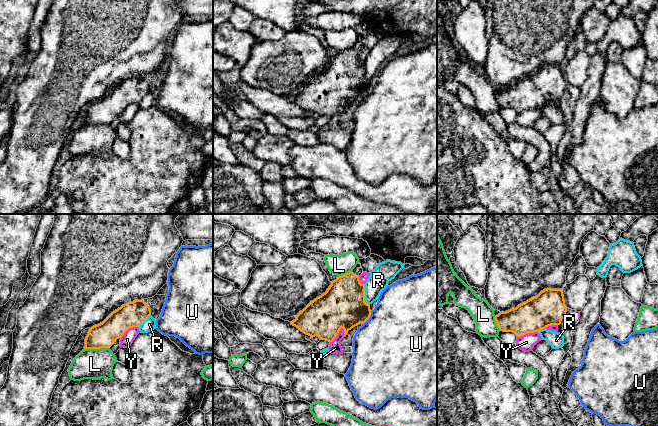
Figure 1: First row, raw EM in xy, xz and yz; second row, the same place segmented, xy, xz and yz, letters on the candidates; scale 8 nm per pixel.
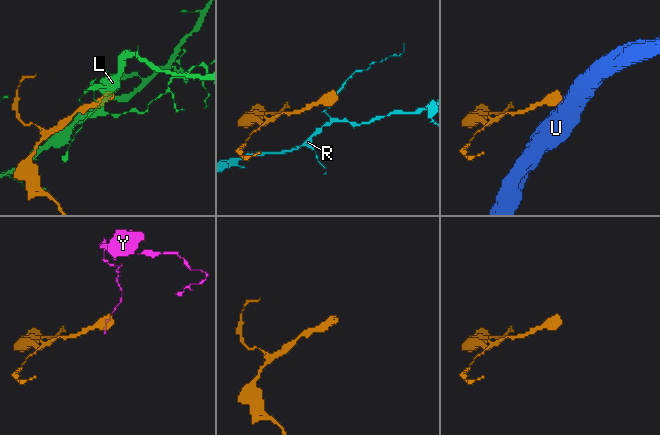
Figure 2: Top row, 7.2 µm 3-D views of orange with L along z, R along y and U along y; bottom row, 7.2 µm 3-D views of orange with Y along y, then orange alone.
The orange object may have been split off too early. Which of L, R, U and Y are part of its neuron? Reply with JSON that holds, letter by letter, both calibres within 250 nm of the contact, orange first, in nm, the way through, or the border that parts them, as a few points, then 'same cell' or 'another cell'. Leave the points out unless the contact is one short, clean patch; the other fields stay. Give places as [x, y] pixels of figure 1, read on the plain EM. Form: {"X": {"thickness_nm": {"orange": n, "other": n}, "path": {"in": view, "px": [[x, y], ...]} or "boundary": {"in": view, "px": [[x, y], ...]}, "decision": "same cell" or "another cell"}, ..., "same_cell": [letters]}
{"L": {"thickness_nm": {"orange": 200, "other": 240}, "decision": "another cell"}, "R": {"thickness_nm": {"orange": 360, "other": 160}, "boundary": {"in": "xz", "px": [[364, 60], [364, 76], [369, 80]]}, "decision": "another cell"}, "U": {"thickness_nm": {"orange": 360, "other": 500}, "boundary": {"in": "xz", "px": [[371, 87], [371, 91], [362, 100]]}, "decision": "another cell"}, "Y": {"thickness_nm": {"orange": 360, "other": 100}, "decision": "another cell"}, "same_cell": []}

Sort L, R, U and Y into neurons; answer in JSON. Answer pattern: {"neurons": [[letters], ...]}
{"neurons": [["L"], ["R"], ["U"], ["Y"]]}

